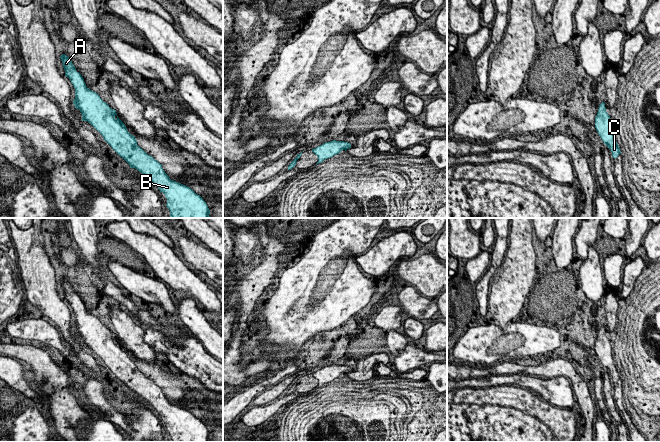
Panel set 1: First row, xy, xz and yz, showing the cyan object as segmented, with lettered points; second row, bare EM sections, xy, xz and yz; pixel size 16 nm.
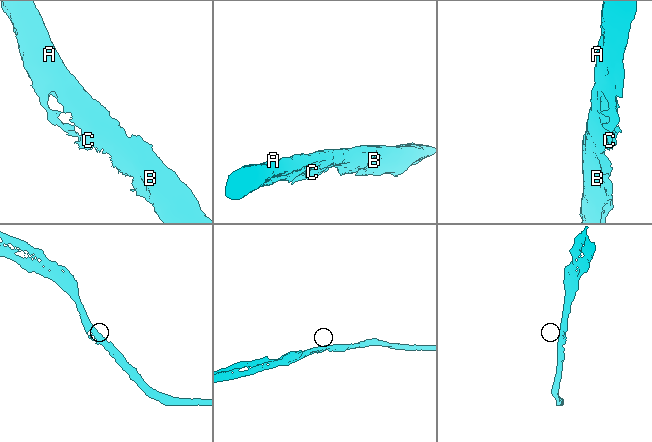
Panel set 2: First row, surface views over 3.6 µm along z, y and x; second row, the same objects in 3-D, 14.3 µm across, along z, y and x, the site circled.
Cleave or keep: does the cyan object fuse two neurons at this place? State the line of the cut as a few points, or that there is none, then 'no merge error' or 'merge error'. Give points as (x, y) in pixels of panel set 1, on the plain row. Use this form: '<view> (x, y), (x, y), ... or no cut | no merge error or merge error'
no cut | no merge error

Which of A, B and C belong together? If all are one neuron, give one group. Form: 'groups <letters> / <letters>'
groups A B C

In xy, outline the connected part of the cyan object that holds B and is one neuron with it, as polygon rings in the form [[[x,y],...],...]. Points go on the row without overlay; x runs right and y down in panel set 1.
[[[62,278],[60,282],[65,300],[70,303],[75,313],[73,328],[80,334],[82,345],[90,347],[130,392],[137,393],[165,418],[170,441],[210,442],[210,434],[203,422],[190,411],[171,404],[162,388],[137,369],[135,360],[128,356],[116,334],[110,332],[96,316],[86,310],[69,281]]]

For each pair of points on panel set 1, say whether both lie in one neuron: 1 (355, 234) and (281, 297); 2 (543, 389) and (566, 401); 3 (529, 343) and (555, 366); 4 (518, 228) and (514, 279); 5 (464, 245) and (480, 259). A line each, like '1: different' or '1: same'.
1: same
2: same
3: different
4: same
5: different

